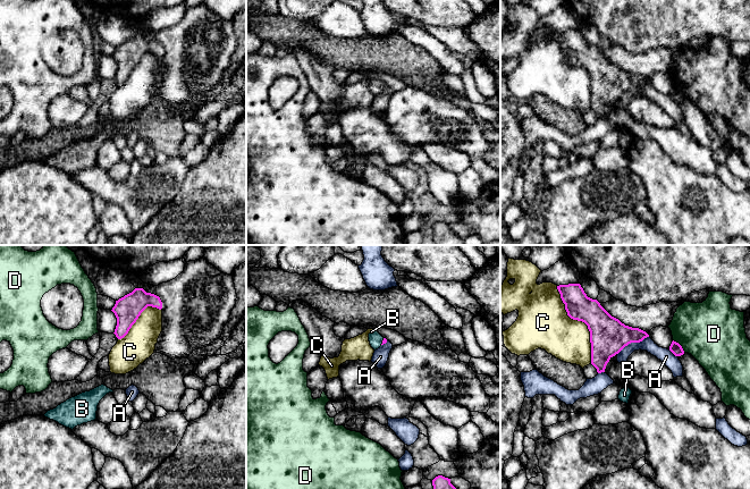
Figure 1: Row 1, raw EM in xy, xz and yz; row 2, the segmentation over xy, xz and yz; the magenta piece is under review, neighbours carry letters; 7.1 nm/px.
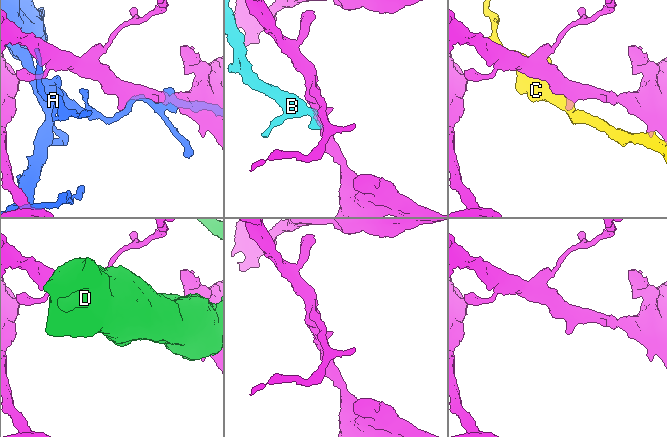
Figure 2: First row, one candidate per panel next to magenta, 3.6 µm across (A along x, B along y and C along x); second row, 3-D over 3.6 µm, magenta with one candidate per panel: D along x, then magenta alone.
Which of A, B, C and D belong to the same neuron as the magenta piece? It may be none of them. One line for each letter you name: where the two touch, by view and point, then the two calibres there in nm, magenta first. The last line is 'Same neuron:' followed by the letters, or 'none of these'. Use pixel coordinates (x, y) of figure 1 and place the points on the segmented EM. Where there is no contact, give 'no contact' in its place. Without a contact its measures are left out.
B: contact xz (382, 342); calibres 30 and 100 nm
Same neuron: B

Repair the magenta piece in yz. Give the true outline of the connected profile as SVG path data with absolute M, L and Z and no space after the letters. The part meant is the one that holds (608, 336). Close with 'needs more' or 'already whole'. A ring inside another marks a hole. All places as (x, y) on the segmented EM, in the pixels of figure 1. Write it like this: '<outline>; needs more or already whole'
M580 284L559 285L557 289L567 315L588 326L591 343L591 364L605 372L609 360L631 343L640 343L649 335L625 326L612 317L597 300L587 296Z; already whole

